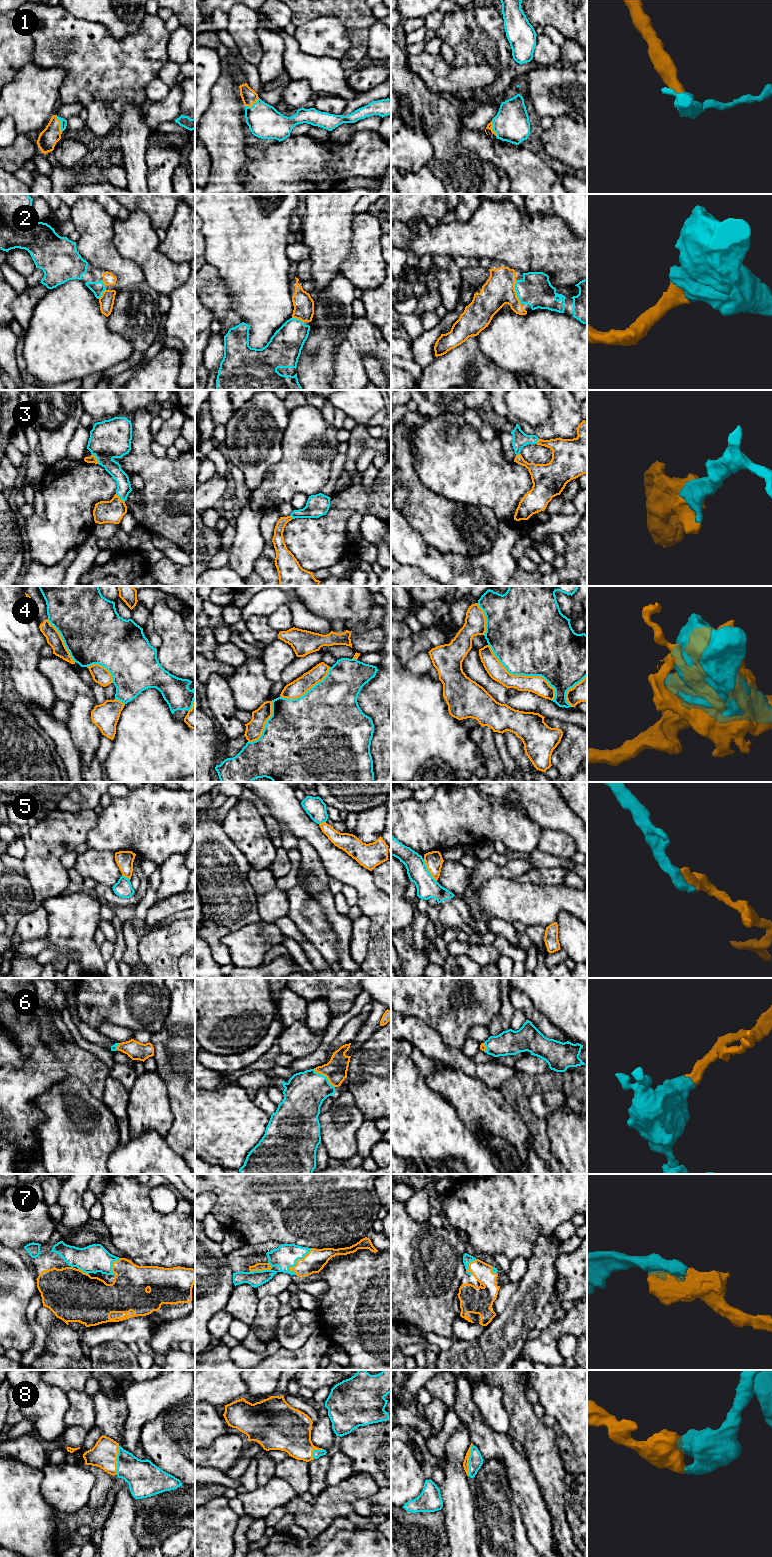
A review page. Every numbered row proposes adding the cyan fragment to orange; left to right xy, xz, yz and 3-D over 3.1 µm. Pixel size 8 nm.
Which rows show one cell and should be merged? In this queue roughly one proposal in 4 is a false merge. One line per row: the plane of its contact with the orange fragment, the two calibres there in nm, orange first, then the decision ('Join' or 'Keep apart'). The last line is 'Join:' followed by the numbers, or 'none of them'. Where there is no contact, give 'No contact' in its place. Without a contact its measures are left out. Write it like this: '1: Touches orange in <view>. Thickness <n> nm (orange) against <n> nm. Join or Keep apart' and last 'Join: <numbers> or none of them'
1: Touches orange in xz. Thickness 120 nm (orange) against 260 nm. Join
2: Touches orange in yz. Thickness 240 nm (orange) against 260 nm. Join
3: Touches orange in xy. Thickness 60 nm (orange) against 320 nm. Join
4: Touches orange in yz. Thickness 140 nm (orange) against 500 nm. Keep apart
5: Touches orange in yz. Thickness 140 nm (orange) against 180 nm. Keep apart
6: Touches orange in xz. Thickness 180 nm (orange) against 320 nm. Join
7: Touches orange in xz. Thickness 170 nm (orange) against 190 nm. Join
8: Touches orange in yz. Thickness 50 nm (orange) against 110 nm. Join
Join: 1, 2, 3, 6, 7, 8

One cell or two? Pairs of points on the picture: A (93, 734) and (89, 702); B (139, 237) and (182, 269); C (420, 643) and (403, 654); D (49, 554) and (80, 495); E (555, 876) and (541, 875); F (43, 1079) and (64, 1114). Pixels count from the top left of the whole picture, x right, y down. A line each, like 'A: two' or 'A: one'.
A: one
B: one
C: one
D: one
E: one
F: two

